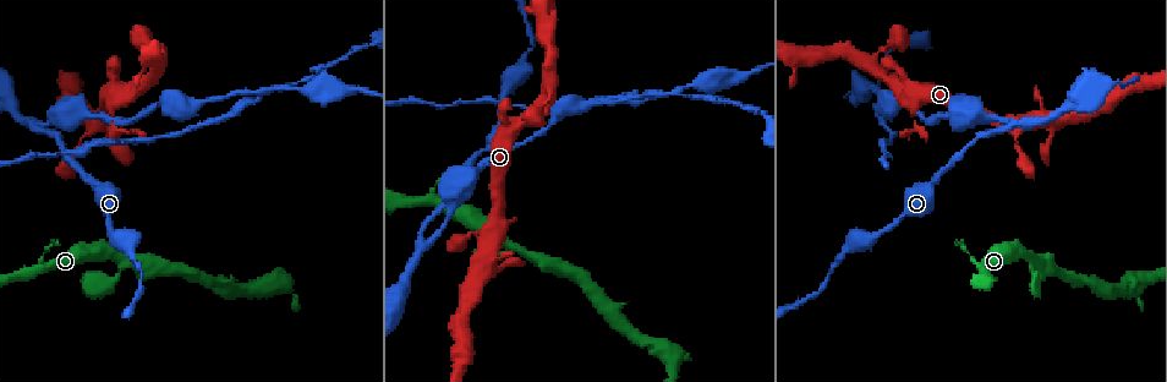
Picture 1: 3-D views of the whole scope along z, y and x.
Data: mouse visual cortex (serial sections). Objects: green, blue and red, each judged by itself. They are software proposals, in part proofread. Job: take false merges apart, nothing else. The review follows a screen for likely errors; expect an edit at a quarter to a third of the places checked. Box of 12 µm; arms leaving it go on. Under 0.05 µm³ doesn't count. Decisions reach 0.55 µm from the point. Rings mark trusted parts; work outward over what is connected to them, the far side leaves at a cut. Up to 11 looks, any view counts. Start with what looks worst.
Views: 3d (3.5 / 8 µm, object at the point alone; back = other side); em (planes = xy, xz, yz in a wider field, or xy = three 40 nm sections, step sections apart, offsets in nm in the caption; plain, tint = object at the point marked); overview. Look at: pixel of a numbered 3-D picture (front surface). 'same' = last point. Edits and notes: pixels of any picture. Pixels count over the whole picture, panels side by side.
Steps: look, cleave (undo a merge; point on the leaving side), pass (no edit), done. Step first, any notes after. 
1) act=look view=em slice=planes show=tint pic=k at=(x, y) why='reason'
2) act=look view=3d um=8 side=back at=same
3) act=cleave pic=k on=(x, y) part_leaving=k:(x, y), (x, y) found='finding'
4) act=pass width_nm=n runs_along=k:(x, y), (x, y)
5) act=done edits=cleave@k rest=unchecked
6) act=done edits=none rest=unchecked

act=look view=3d um=3.5 pic=1 at=(1026, 125) why='branch point'

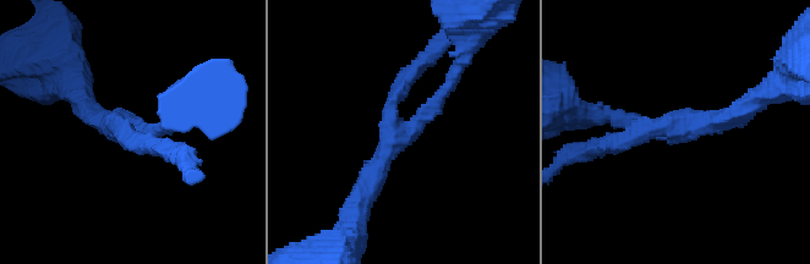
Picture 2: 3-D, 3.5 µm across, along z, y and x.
act=look view=em slice=xy step=2 show=tint pic=2 at=(400, 133) arms=3 arm_widths_nm=200,200,250

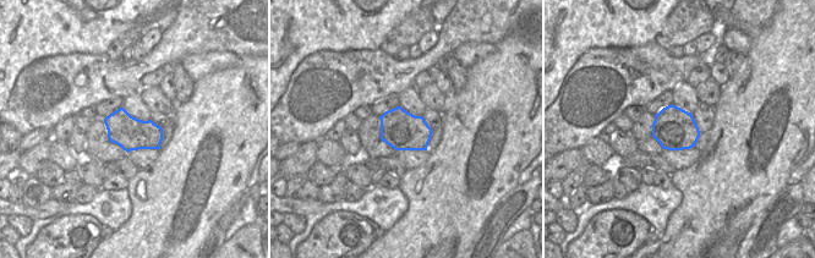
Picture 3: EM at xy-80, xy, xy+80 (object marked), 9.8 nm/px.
act=pass runs_along=2:(143, 146), (116, 127), (176, 119) found='one cell here'

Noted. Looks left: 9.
act=look view=3d um=3.5 pic=1 at=(875, 92)

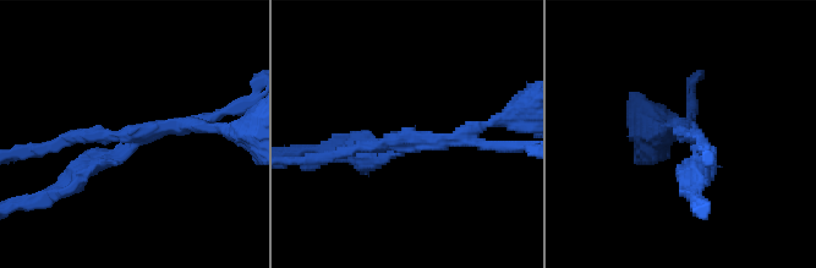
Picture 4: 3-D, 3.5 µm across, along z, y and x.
act=look view=em slice=planes show=tint pic=4 at=(685, 134) arms=3 arm_widths_nm=150,200,250

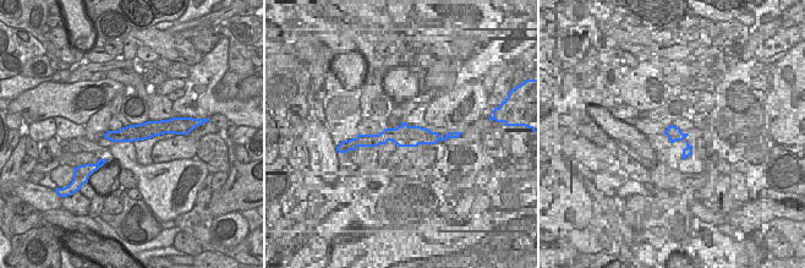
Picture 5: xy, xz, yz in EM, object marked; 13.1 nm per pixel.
act=cleave pic=4 on=(83, 159) part_leaving=4:(129, 149), (87, 160), (31, 202) found='two cells meet here'

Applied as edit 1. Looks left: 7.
act=look view=overview why='see it whole again'

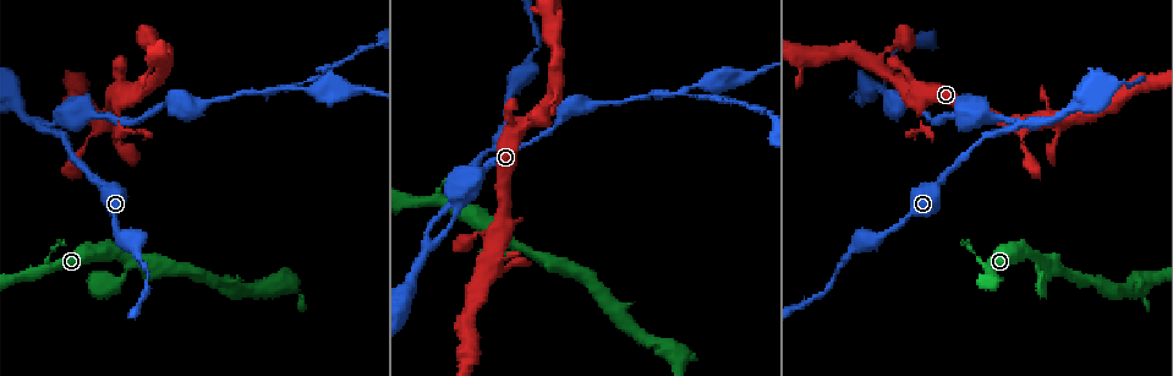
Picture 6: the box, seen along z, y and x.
act=look view=3d um=3.5 pic=6 at=(115, 285) why='sharp bend'

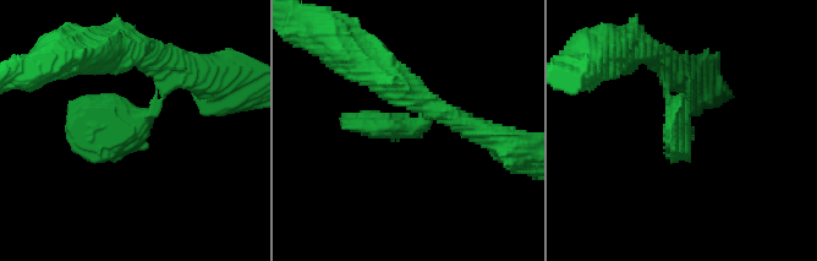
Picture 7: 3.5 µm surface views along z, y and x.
act=look view=em slice=planes show=tint pic=7 at=(411, 126) why='need the tissue'

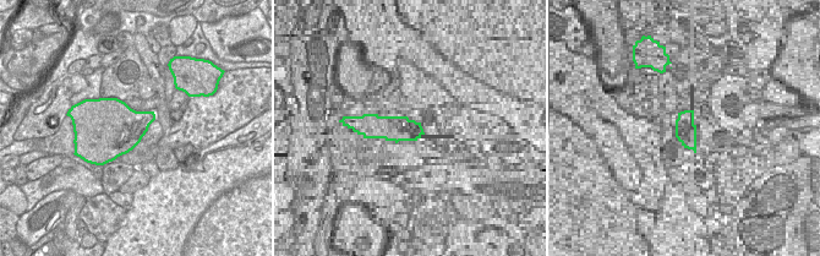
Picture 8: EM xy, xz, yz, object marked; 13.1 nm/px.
act=look view=em slice=xy step=3 show=tint at=same why='cut it another way'

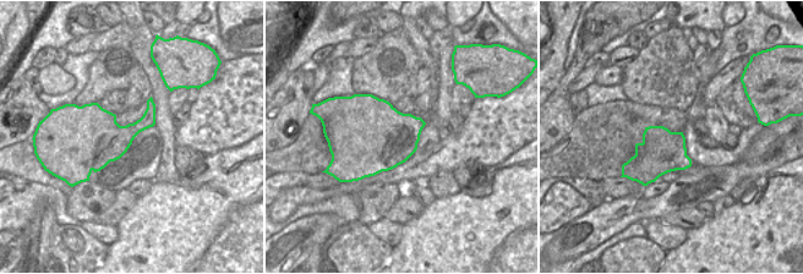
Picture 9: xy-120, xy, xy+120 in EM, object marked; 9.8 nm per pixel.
act=pass runs_along=7:(171, 55), (137, 128), (70, 108) found='continuous, no second cell'

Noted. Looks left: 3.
act=look view=3d um=8 pic=6 at=(1136, 285) why='calibre changes'

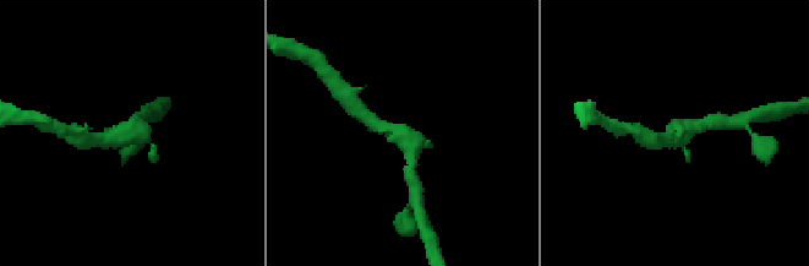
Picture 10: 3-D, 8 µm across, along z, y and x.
act=look view=3d um=3.5 pic=10 at=(399, 133)

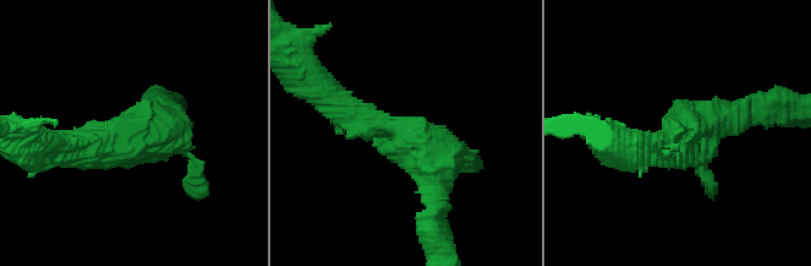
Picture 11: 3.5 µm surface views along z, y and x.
act=look view=em slice=xy step=3 show=tint pic=11 at=(137, 136) why='need the tissue'

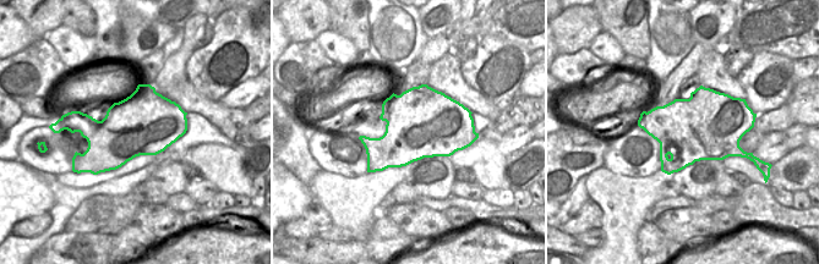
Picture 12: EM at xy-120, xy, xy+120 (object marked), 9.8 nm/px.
act=pass width_nm=700 runs_along=11:(360, 117), (427, 152), (431, 223) found='continuous, no second cell'

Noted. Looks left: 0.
act=done edits=cleave@4 rest=unchecked

